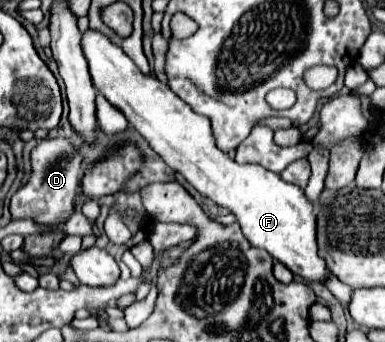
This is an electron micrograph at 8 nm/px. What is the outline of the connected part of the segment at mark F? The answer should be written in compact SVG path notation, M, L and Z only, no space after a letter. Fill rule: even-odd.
M89 28L81 38L81 50L97 92L125 114L129 124L149 142L167 166L181 172L197 192L211 198L217 206L229 208L237 216L243 236L251 246L267 250L277 262L283 262L293 274L307 282L325 284L331 278L327 262L317 252L317 218L313 204L299 186L283 182L275 172L263 166L237 164L221 152L215 146L209 118L195 114L165 82L139 72L135 62L105 34Z

